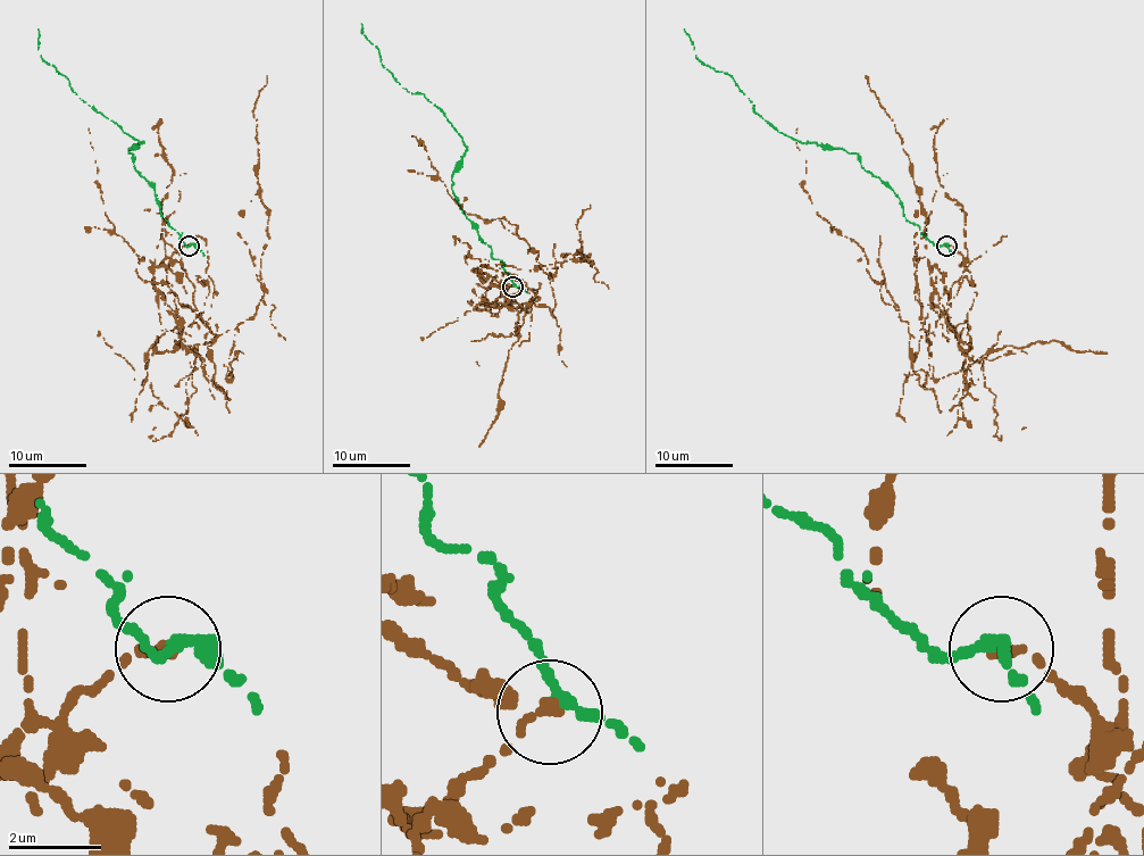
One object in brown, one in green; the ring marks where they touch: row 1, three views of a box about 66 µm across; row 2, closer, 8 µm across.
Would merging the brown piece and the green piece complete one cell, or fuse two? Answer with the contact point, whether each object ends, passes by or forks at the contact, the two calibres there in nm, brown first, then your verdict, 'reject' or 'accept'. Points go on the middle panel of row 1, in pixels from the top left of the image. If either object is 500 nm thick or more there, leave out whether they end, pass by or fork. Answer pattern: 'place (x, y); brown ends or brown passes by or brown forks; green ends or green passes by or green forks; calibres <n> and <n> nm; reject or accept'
place (512, 287); brown ends; green passes by; calibres 280 and 260 nm; reject

